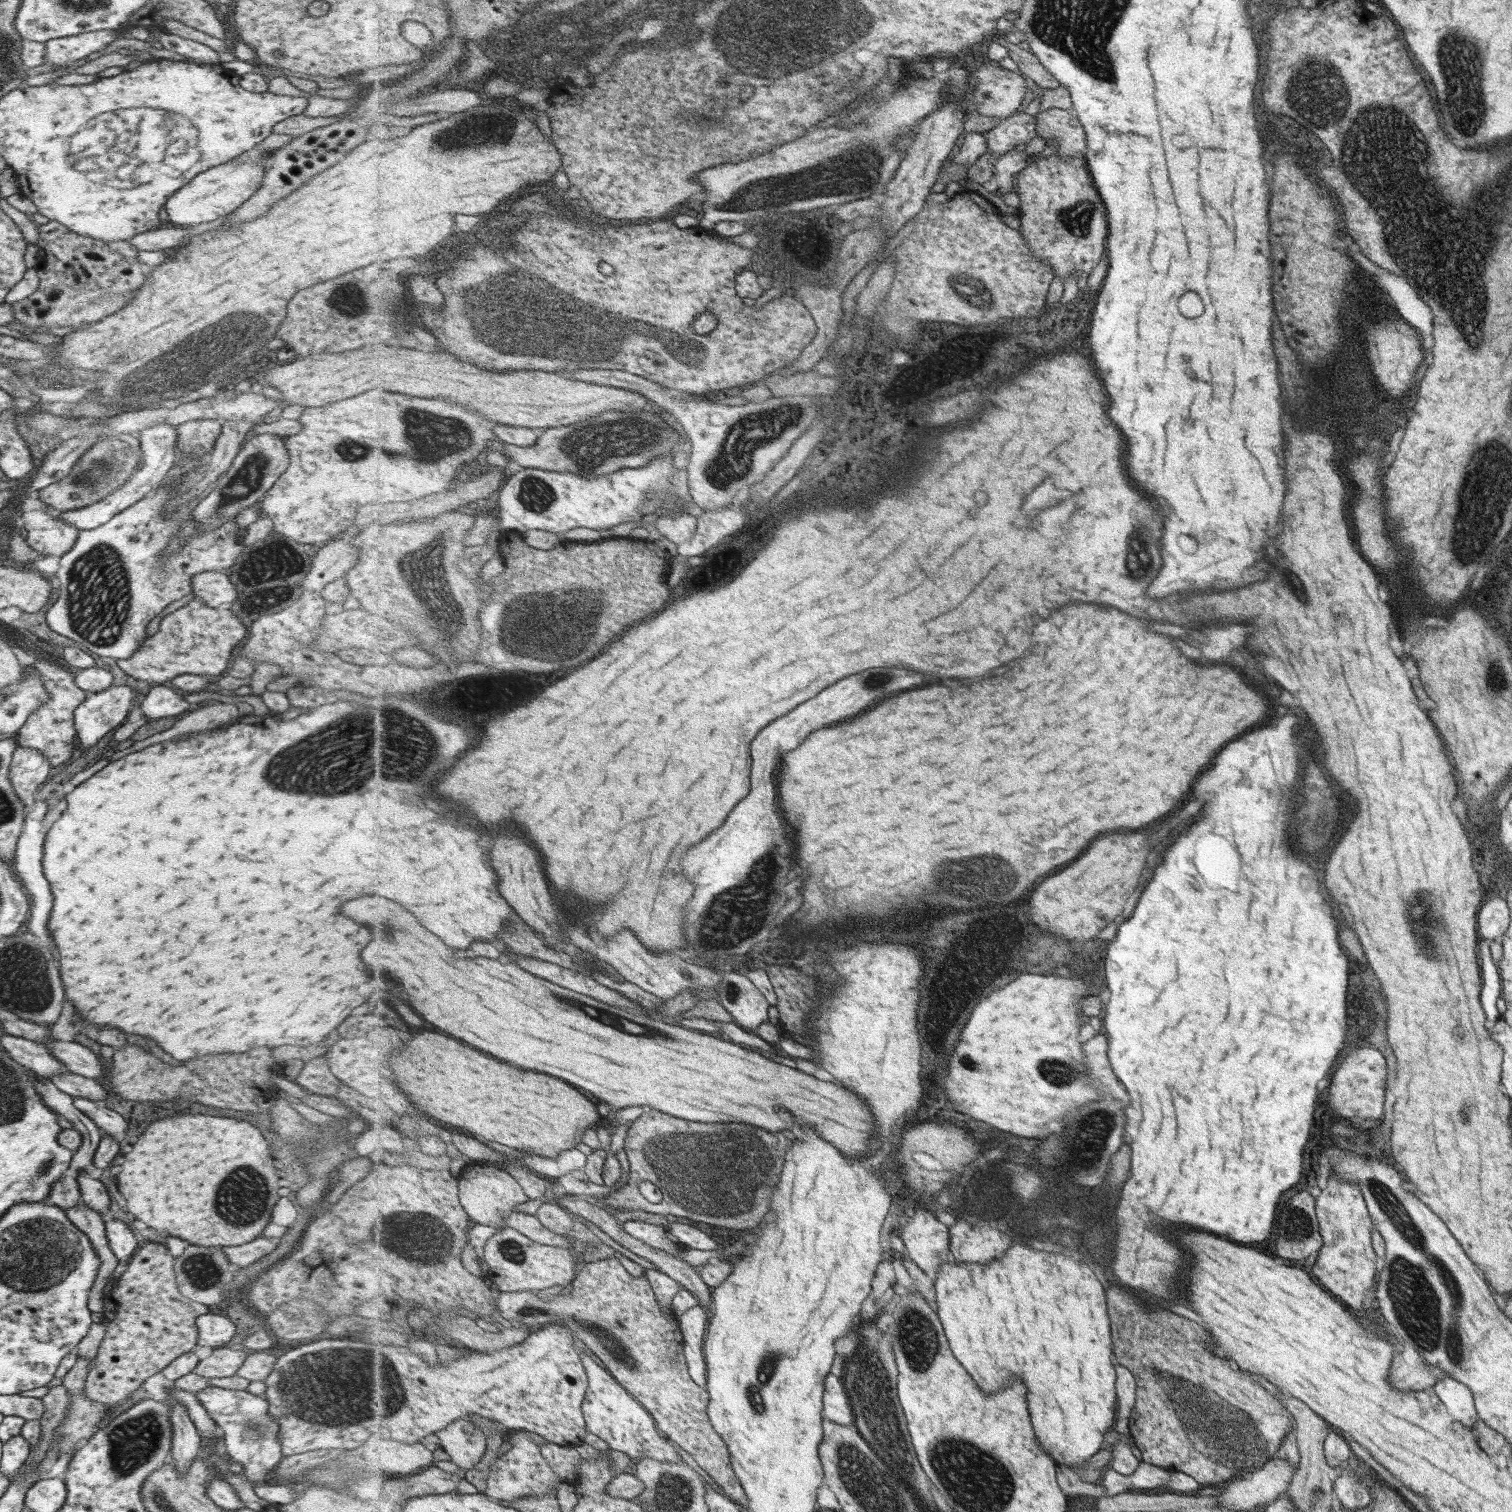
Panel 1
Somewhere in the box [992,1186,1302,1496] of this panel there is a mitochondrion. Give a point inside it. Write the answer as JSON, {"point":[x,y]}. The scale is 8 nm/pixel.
{"point":[1231,1437]}

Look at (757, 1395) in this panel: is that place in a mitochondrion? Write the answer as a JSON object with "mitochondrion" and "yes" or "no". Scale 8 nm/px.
{"mitochondrion":"yes"}

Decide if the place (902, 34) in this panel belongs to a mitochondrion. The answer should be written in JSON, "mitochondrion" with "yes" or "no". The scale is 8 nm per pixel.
{"mitochondrion":"no"}

